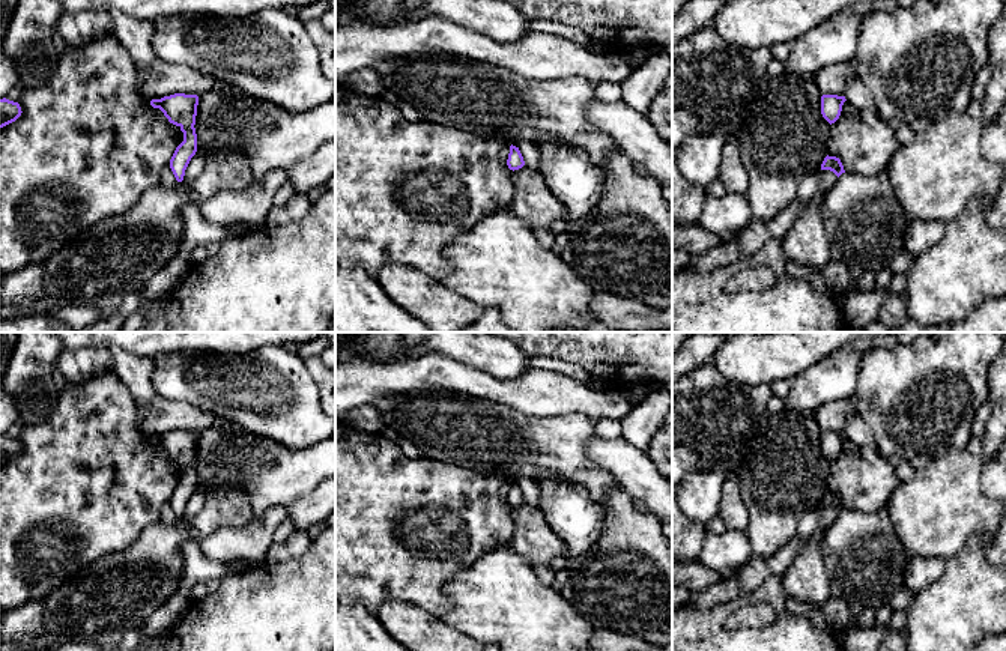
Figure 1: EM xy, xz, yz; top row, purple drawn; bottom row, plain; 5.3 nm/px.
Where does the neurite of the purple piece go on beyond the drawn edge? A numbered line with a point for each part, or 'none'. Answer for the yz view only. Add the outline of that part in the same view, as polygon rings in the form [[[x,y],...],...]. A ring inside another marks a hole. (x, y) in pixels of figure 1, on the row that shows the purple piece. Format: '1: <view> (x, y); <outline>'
none

